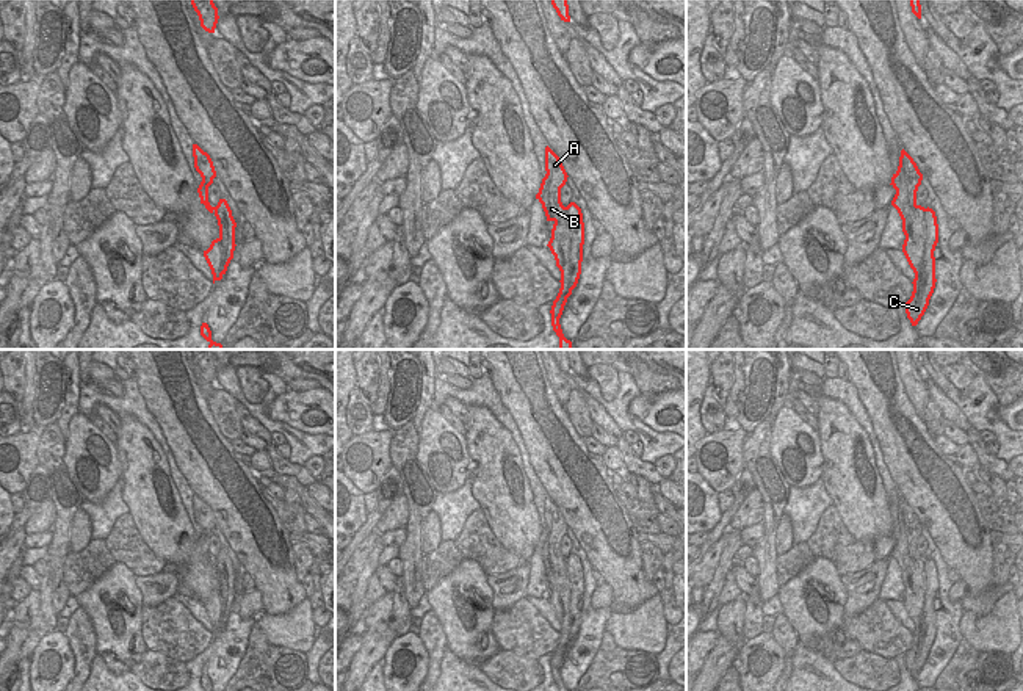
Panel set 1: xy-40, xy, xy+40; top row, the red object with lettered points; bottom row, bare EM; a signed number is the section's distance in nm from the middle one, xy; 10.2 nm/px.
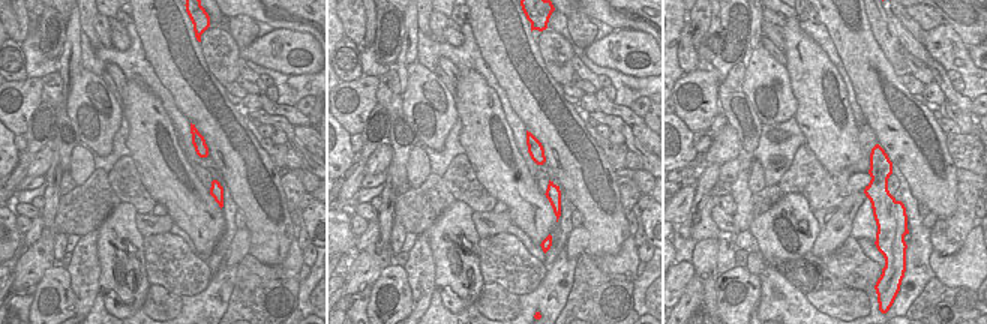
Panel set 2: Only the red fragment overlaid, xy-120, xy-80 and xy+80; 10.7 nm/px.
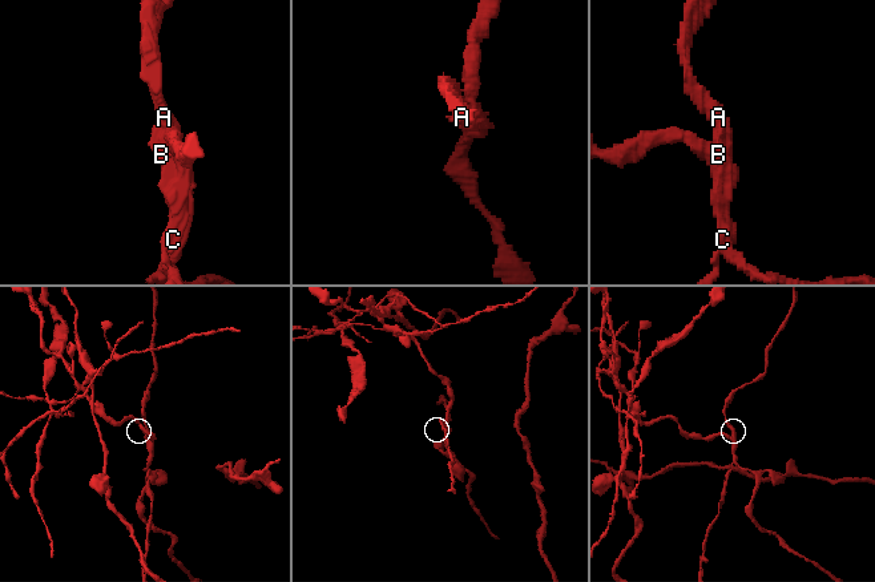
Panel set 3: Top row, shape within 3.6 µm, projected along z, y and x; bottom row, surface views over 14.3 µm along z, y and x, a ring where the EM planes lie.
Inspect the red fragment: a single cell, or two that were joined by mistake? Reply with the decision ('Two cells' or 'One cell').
Two cells.

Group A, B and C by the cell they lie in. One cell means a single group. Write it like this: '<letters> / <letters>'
A B / C

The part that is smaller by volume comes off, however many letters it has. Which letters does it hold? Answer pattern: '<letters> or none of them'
A, B

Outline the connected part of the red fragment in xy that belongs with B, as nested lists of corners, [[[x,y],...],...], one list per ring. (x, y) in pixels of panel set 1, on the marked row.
[[[547,146],[545,147],[545,177],[542,179],[539,193],[536,199],[542,204],[547,221],[553,221],[551,238],[548,248],[555,255],[556,266],[561,271],[561,296],[566,296],[566,291],[570,284],[572,263],[570,263],[570,249],[572,237],[569,229],[567,207],[561,202],[561,188],[567,182],[567,172],[559,160],[559,157]]]

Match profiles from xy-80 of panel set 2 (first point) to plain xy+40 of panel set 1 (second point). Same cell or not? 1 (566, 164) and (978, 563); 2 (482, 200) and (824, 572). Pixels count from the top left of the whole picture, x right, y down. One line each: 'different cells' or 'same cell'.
1: same cell
2: different cells

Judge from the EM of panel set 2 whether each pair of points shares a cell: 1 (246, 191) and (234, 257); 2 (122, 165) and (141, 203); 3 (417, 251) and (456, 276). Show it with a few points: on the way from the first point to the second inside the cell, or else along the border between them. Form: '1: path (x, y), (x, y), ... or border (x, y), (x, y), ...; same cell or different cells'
1: border (245, 228), (249, 233), (249, 252); different cells
2: path (123, 174), (126, 185), (135, 194); same cell
3: border (420, 234), (426, 237), (434, 261), (435, 288); different cells

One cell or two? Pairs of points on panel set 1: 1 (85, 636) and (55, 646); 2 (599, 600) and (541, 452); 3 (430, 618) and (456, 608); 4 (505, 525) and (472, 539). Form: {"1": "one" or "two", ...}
{"1": "two", "2": "two", "3": "two", "4": "two"}

